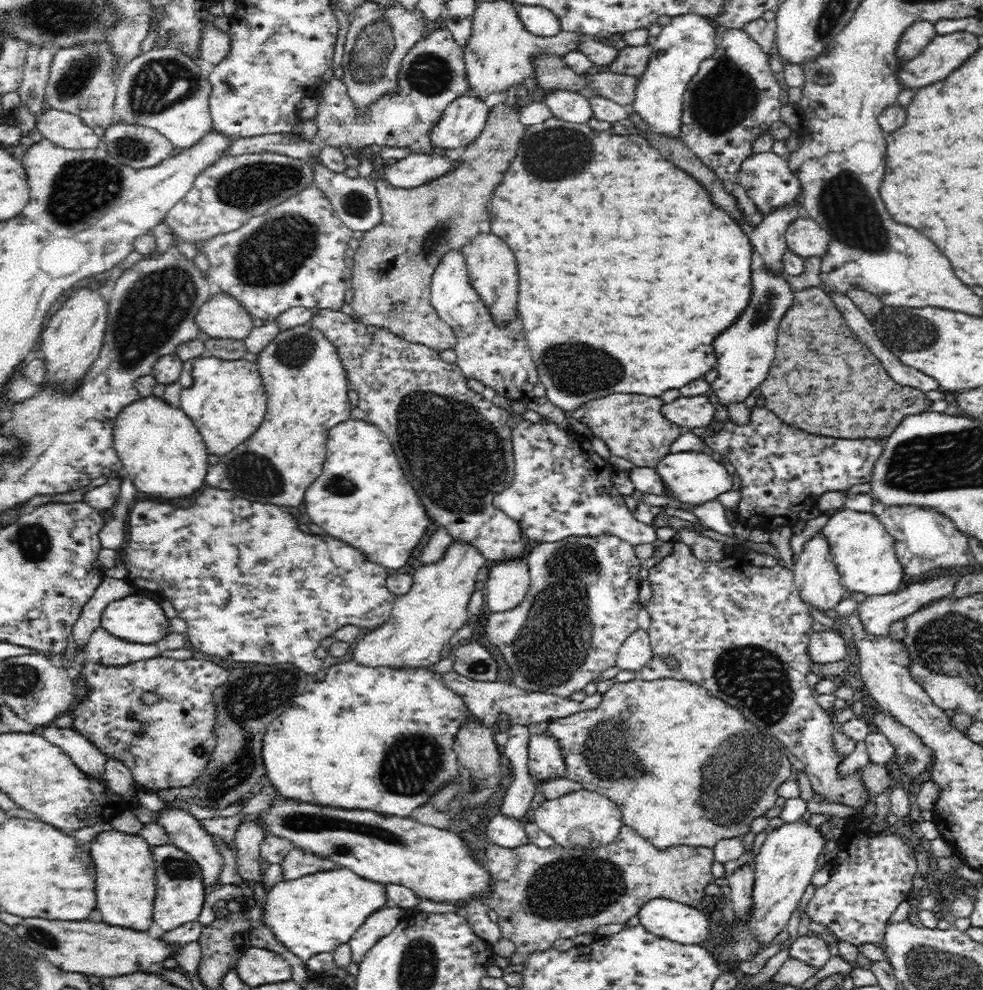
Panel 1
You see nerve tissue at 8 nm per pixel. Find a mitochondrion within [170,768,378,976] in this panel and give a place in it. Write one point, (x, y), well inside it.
(336, 850)

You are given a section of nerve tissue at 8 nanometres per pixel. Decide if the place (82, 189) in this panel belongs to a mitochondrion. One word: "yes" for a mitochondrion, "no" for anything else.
yes

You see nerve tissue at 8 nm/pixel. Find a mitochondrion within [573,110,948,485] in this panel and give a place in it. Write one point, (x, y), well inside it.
(849, 211)

